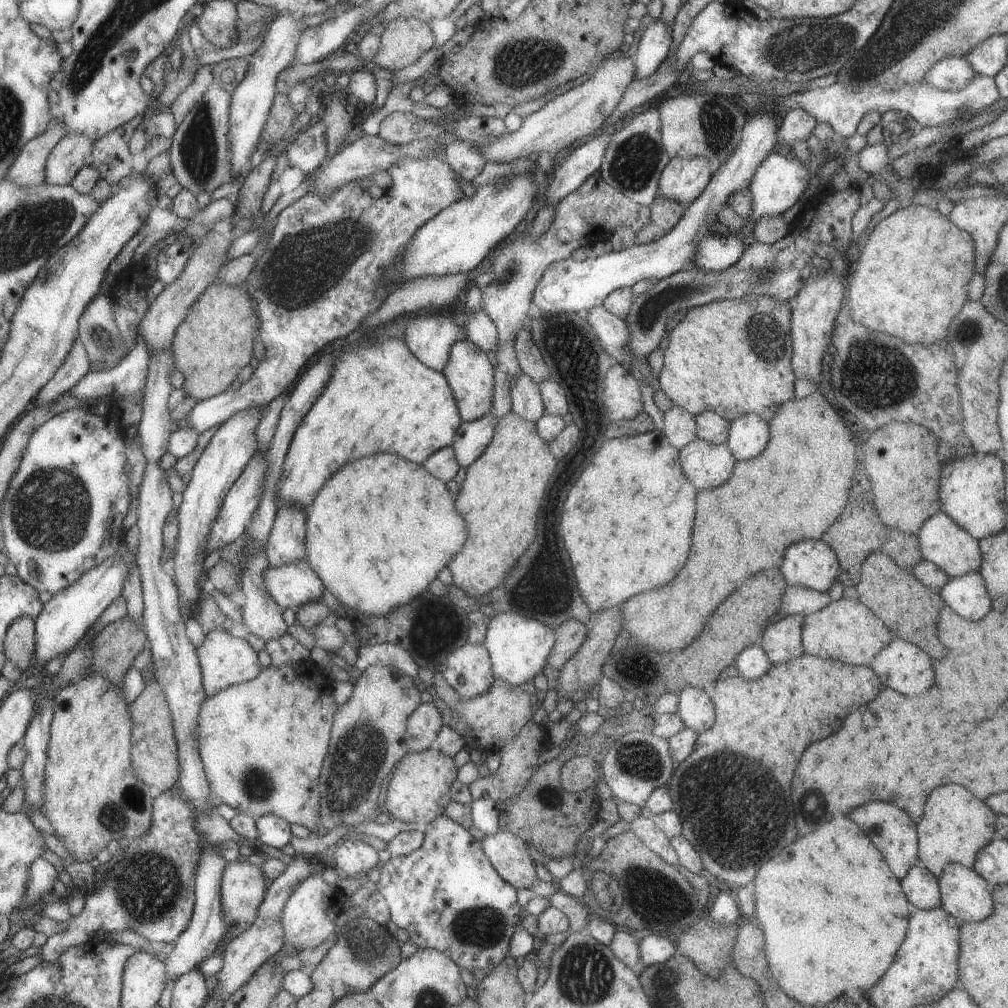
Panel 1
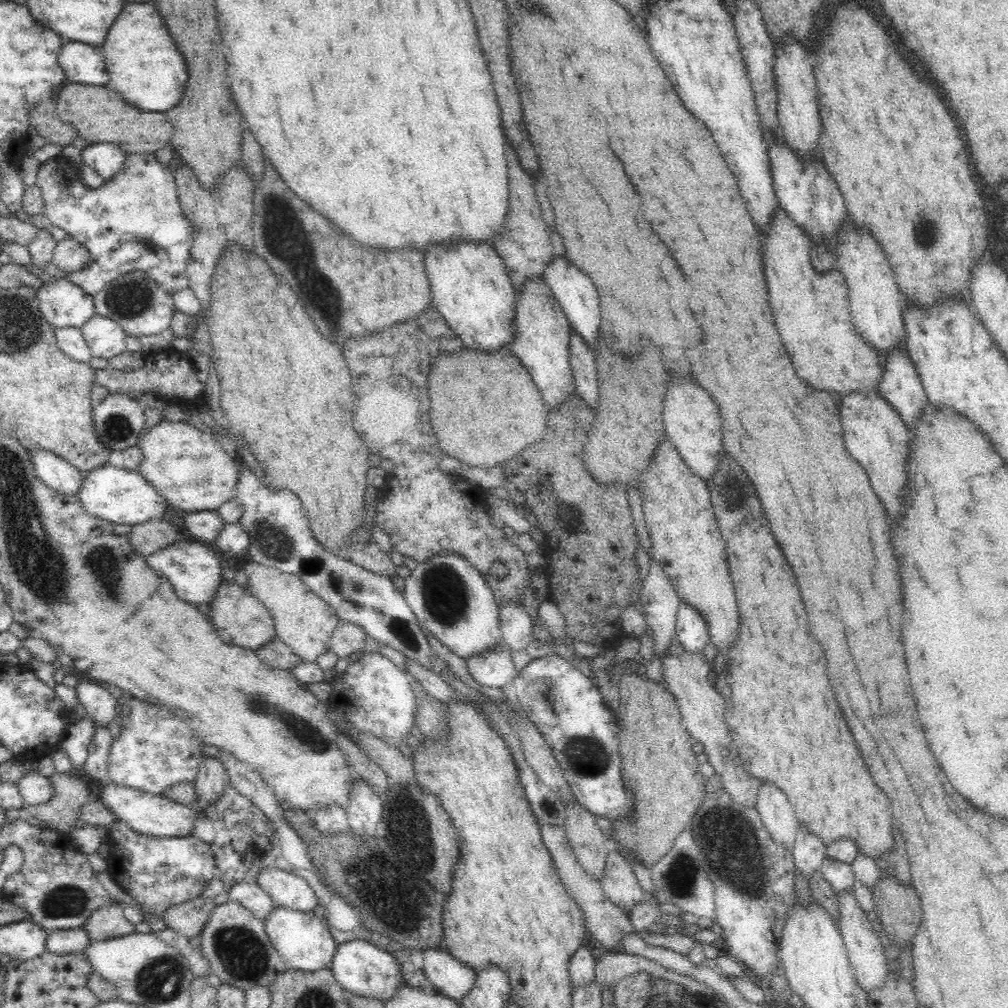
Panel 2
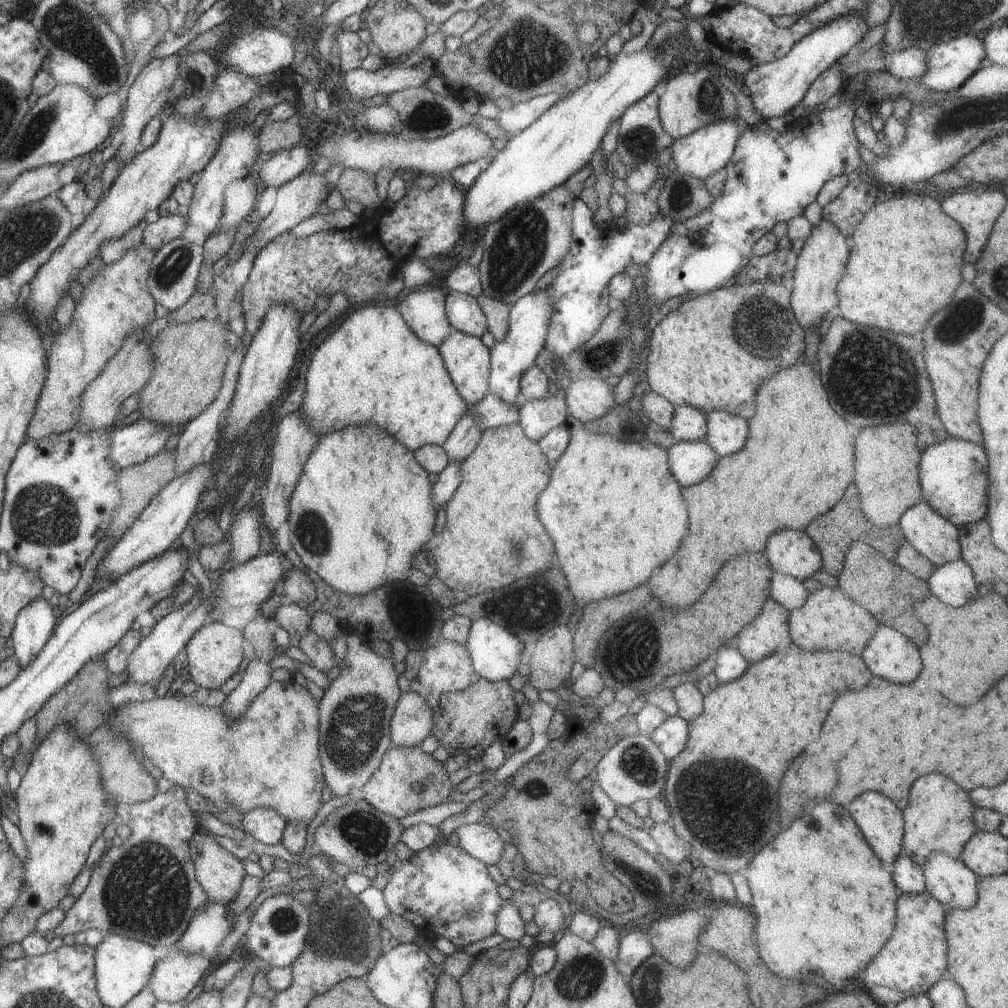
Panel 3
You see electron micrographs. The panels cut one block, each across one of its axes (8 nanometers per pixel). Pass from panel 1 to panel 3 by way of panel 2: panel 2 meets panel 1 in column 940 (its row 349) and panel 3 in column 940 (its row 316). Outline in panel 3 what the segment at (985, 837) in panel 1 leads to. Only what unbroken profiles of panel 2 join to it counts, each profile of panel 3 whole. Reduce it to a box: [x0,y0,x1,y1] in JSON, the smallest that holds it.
[903,774,978,867]

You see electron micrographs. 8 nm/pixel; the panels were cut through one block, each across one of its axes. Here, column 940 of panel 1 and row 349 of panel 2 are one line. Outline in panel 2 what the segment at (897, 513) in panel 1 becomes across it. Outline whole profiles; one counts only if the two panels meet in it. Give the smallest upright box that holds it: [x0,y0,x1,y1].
[430,346,547,468]

